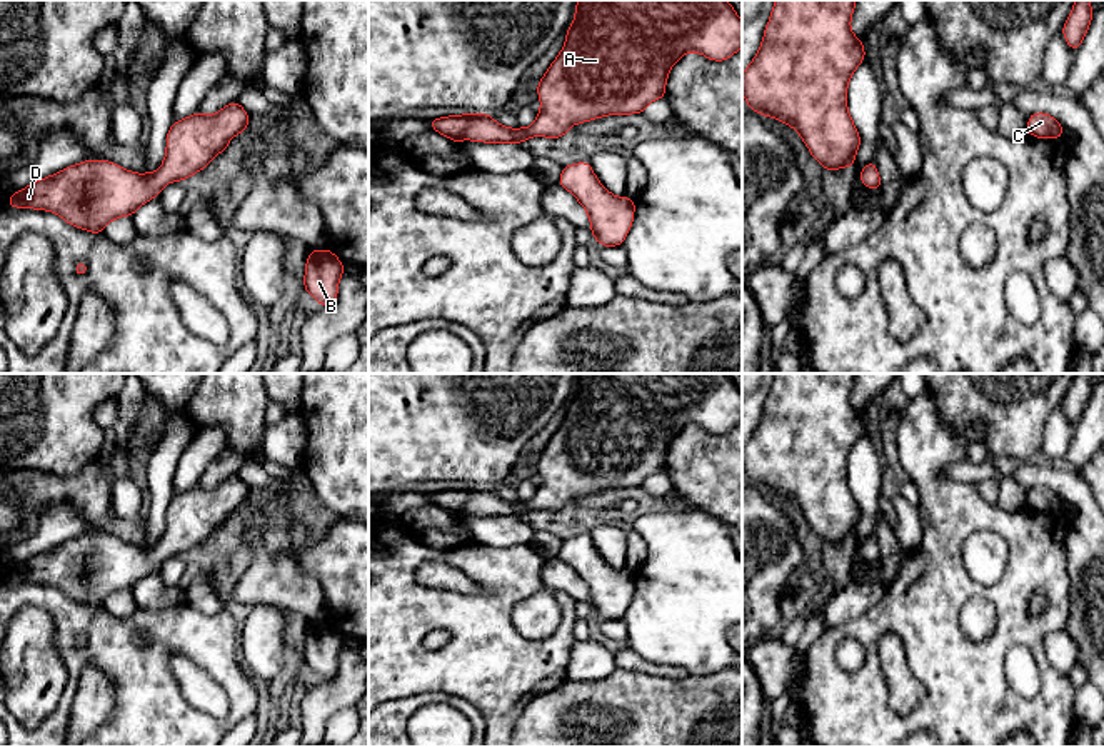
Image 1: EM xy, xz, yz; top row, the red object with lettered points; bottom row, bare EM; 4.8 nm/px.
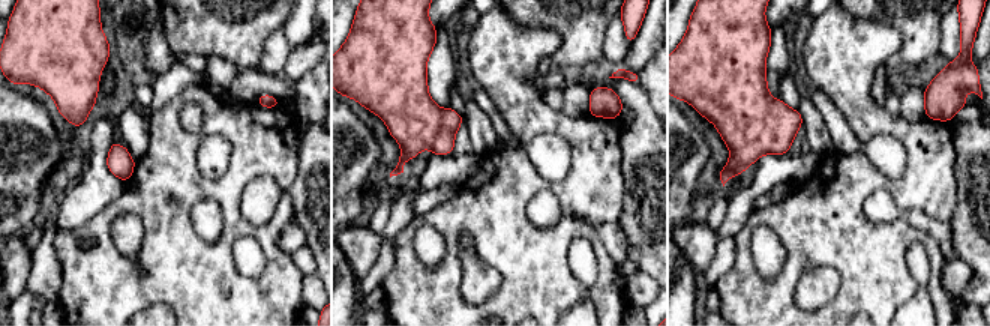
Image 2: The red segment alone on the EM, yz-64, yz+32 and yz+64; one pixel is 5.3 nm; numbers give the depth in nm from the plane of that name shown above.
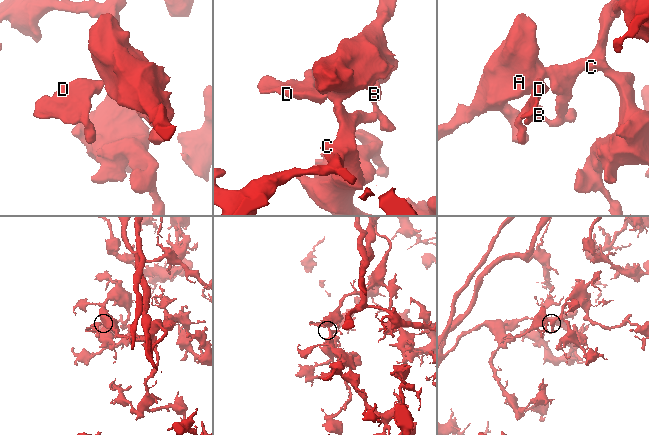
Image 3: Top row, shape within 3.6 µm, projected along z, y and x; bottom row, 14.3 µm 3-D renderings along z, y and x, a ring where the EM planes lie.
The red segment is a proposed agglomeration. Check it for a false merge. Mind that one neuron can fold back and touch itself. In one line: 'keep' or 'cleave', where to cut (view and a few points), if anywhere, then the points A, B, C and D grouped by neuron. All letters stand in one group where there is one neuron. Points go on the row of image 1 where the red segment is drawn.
keep; no cut; A B C D

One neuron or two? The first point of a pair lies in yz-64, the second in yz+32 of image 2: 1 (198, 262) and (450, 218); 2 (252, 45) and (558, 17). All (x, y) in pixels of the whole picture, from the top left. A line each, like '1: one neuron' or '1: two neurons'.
1: one neuron
2: one neuron

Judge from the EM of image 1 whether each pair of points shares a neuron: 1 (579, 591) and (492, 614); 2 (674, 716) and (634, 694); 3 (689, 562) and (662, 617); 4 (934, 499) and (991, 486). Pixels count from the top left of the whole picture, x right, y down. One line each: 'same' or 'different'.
1: different
2: same
3: same
4: different

